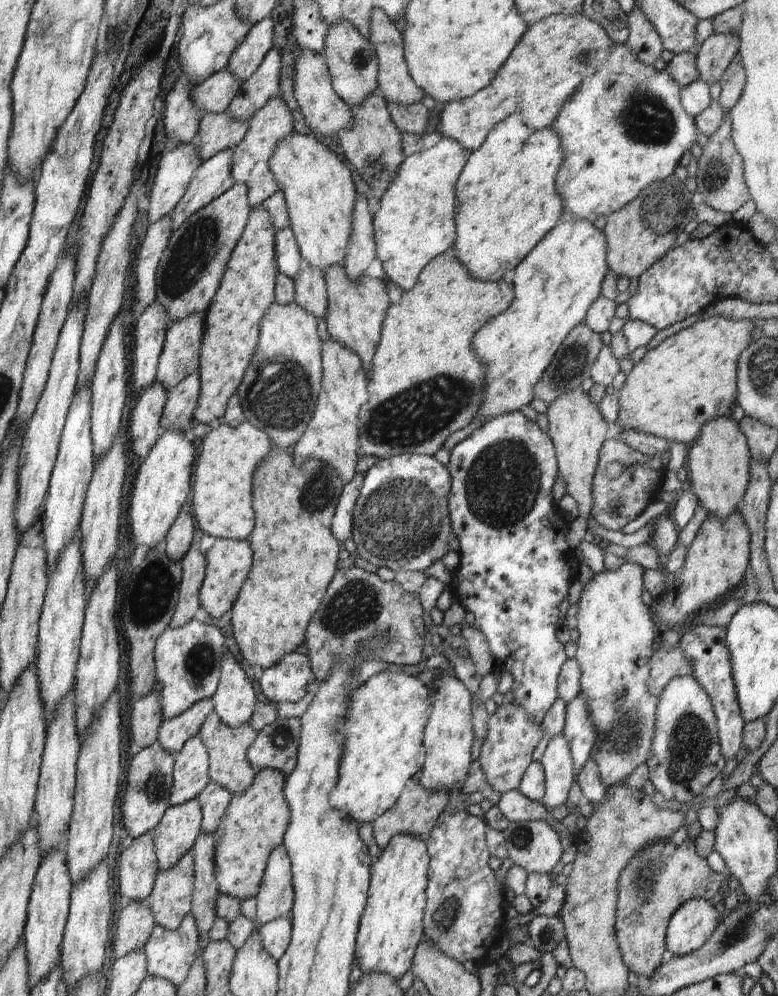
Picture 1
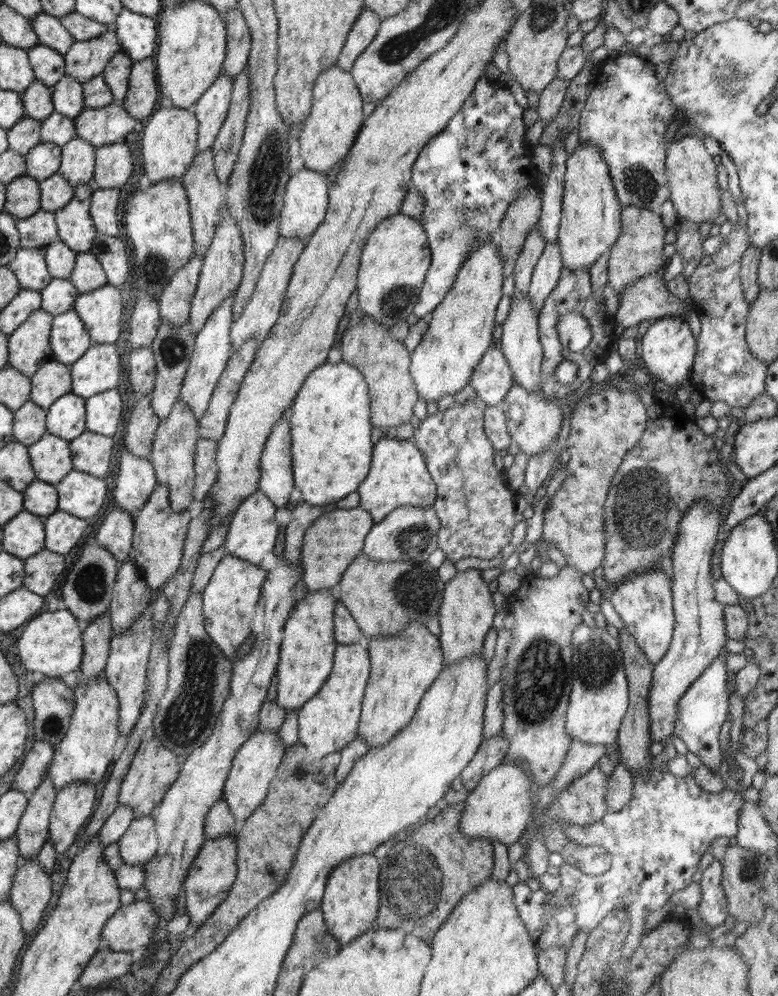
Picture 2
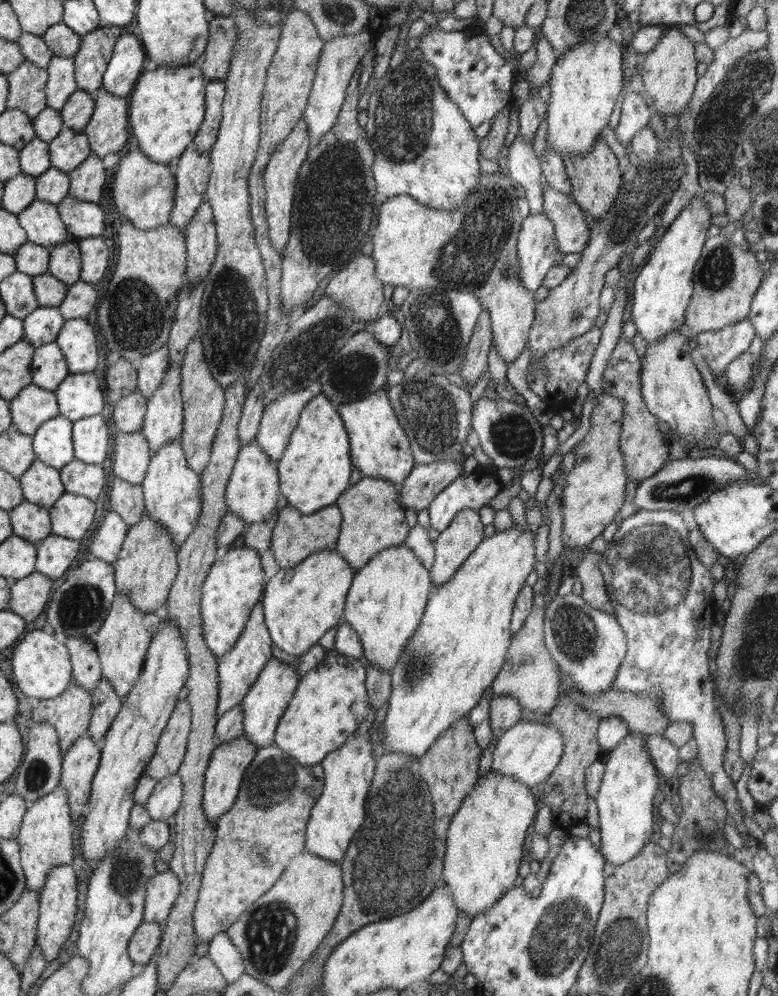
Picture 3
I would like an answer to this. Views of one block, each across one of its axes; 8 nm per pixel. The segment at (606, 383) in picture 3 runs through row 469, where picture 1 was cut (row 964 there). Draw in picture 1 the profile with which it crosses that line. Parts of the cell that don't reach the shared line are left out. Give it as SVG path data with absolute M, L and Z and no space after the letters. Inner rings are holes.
M670 836L664 840L652 840L652 844L650 842L644 844L644 848L640 848L640 852L636 852L636 856L632 856L632 859L628 860L626 868L620 872L617 884L615 929L620 954L622 954L629 972L634 972L642 980L650 978L662 962L662 953L667 949L665 932L668 921L677 908L692 898L716 900L717 892L726 879L726 875L716 873L710 868L706 858L696 852L695 842L690 838L686 838L682 844L672 844Z

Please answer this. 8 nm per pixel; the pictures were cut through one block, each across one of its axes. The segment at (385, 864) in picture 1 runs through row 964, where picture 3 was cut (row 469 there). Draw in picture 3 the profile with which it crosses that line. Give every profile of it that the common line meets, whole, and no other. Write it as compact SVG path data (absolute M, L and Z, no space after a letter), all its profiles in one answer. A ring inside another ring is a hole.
M386 388L375 390L363 399L337 407L349 436L352 464L366 477L376 477L398 487L405 482L416 465L410 450L408 436L387 397Z

